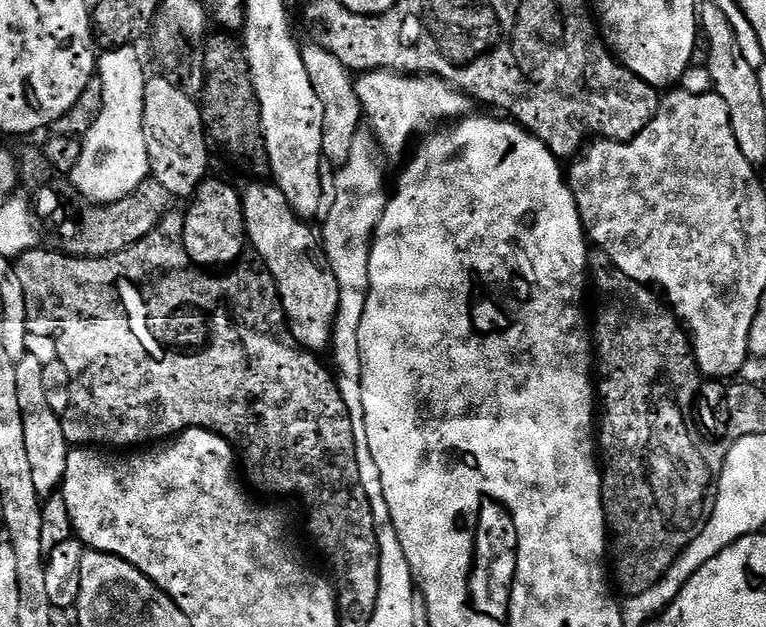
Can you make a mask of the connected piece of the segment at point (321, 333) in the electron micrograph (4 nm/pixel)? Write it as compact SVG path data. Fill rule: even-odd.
M275 183L252 184L243 189L244 230L249 245L256 247L255 255L268 267L268 273L280 291L288 329L309 352L323 353L331 345L334 322L338 314L340 287L328 267L328 257L318 243L318 236L307 228L305 221L286 202L286 194Z

